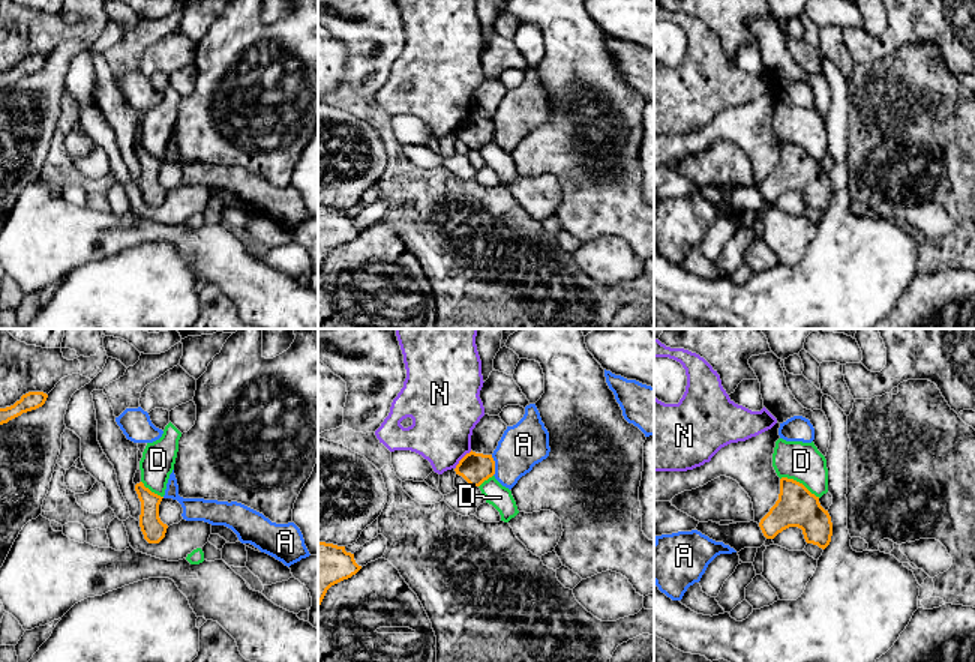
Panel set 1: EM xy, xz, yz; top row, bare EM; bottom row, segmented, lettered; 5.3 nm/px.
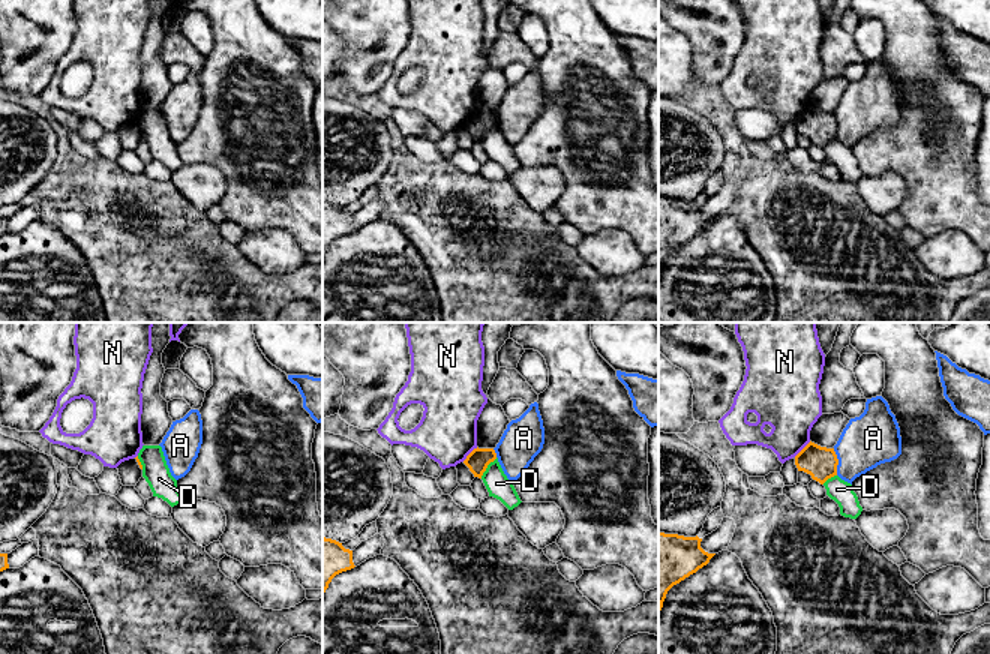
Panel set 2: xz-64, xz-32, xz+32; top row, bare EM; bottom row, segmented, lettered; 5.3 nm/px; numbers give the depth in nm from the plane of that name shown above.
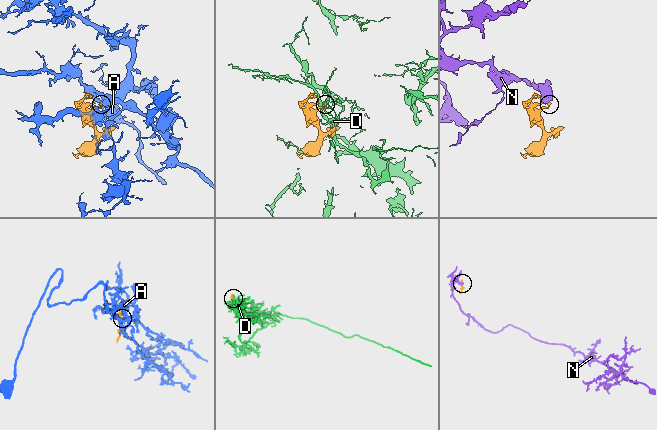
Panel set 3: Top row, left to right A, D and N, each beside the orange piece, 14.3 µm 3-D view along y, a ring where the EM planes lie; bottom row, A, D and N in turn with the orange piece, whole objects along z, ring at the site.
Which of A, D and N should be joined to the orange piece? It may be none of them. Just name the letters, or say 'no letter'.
no letter

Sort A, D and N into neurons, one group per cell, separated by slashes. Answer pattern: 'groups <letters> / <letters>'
groups A / D / N

